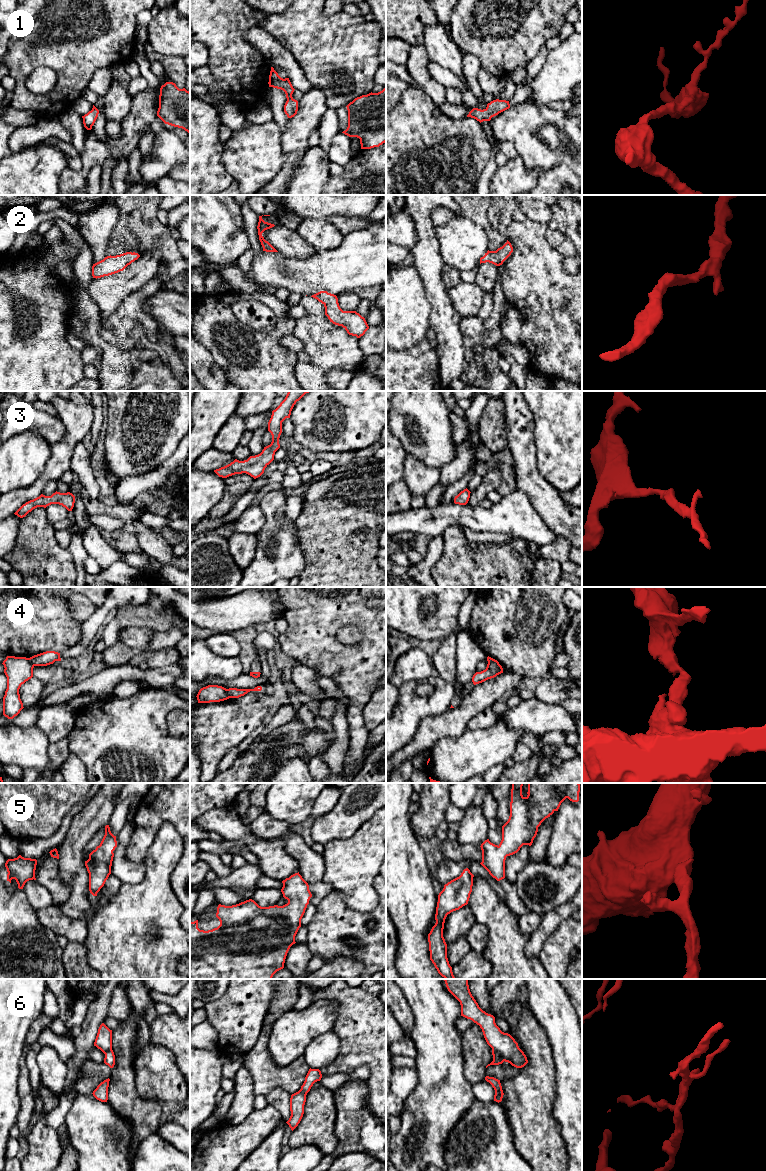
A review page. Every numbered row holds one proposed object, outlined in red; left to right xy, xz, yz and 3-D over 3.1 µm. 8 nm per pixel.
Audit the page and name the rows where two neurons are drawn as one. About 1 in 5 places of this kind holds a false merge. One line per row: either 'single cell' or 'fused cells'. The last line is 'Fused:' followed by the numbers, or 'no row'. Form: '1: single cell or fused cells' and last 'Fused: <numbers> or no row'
1: single cell
2: single cell
3: single cell
4: fused cells
5: single cell
6: fused cells
Fused: 4, 6

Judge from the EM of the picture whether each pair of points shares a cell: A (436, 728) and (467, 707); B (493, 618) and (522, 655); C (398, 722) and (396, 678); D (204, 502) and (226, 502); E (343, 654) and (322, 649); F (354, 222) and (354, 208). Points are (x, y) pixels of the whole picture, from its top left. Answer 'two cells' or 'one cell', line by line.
A: one cell
B: one cell
C: two cells
D: two cells
E: one cell
F: two cells

